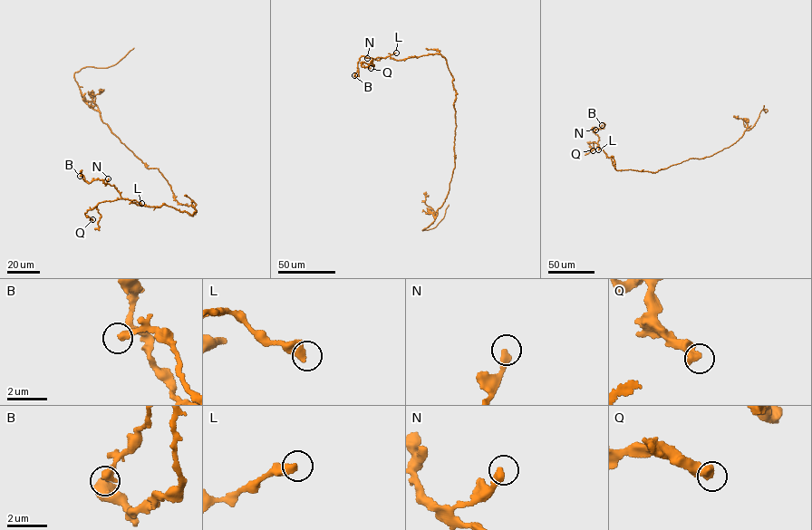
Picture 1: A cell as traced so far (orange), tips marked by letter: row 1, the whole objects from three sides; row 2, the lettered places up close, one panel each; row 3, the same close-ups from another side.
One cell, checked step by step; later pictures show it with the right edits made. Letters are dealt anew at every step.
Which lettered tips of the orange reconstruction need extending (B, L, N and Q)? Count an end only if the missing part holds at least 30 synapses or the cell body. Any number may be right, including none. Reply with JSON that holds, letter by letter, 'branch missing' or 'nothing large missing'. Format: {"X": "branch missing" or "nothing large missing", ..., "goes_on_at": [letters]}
{"B": "nothing large missing", "L": "branch missing", "N": "nothing large missing", "Q": "nothing large missing", "goes_on_at": ["L"]}

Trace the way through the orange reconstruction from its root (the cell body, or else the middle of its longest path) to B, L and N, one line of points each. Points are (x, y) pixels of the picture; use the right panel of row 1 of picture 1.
B: (675, 164), (654, 172), (617, 170), (610, 158), (598, 146), (598, 135), (592, 129), (602, 125)
L: (675, 164), (654, 172), (617, 170), (610, 158), (598, 147), (598, 149)
N: (675, 164), (654, 172), (617, 170), (610, 158), (598, 146), (599, 138), (594, 131), (595, 130)

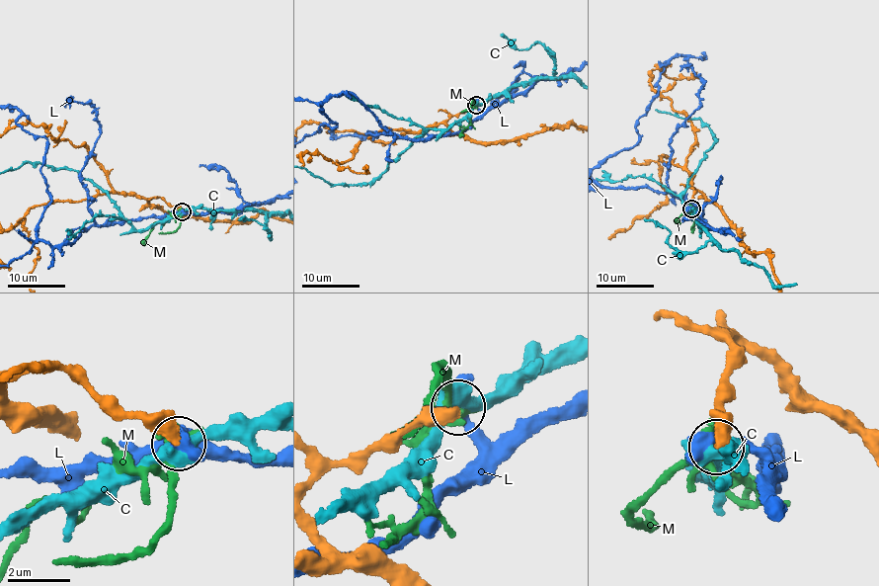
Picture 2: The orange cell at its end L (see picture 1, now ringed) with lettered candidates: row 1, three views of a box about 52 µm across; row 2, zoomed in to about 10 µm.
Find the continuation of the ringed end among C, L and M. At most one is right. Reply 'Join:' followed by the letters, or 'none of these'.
Join: none of these

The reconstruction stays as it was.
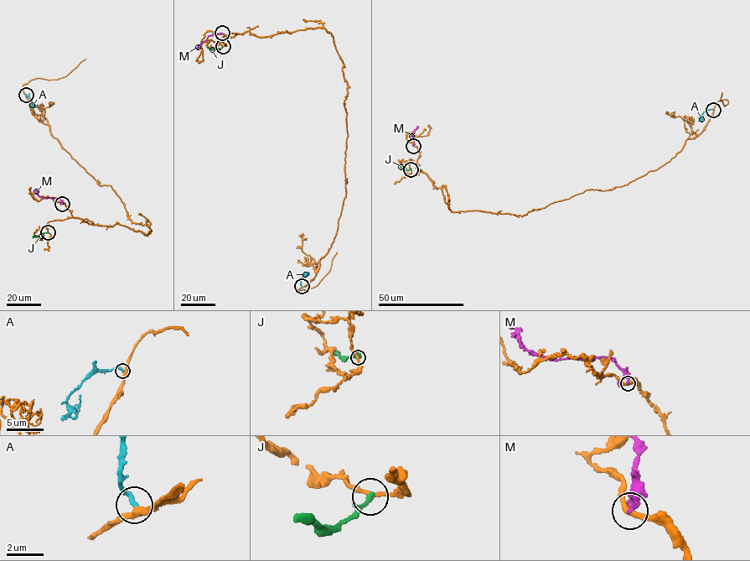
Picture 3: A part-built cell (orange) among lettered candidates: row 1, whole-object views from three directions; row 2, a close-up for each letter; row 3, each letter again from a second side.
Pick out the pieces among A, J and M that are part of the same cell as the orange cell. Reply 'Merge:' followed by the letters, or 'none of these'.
Merge: A

